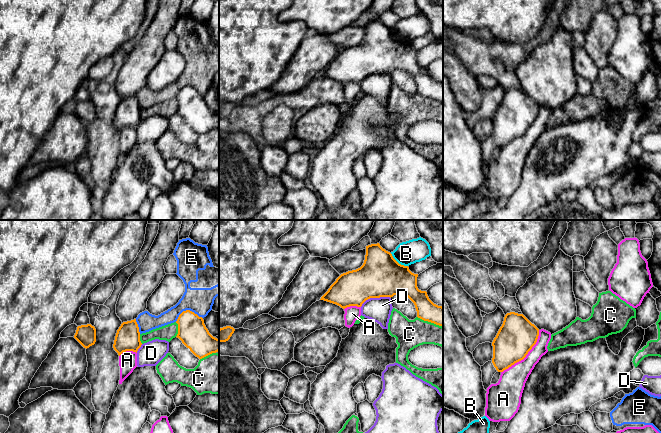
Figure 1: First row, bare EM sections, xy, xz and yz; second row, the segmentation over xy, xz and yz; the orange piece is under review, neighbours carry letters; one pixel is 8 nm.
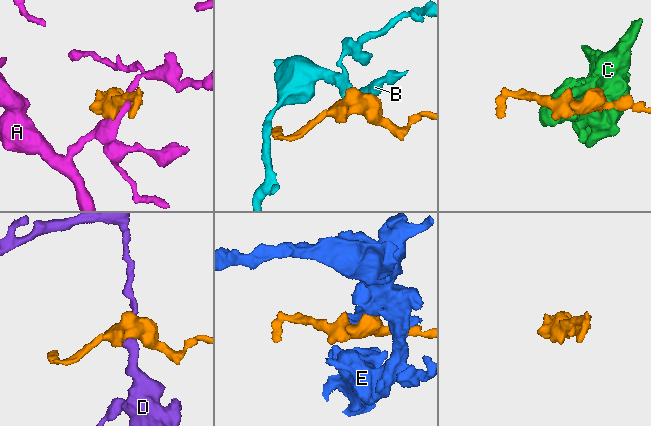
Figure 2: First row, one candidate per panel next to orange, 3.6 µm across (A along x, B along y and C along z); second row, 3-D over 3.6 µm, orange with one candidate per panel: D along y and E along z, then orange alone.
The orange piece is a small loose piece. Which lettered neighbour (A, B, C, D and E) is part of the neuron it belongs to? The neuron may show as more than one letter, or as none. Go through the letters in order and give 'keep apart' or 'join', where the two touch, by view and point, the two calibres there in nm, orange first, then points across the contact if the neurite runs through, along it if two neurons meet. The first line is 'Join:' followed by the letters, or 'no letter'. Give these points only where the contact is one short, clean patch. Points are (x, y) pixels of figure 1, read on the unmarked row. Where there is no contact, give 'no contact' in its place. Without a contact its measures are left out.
Join: no letter
A: keep apart; meets orange in yz at (526, 130); 300 nm thick on the orange side, 220 nm on the other; border along yz (539, 106), (537, 117), (528, 129), (501, 148)
B: keep apart; meets orange in xz at (397, 38); 340 nm thick on the orange side, 190 nm on the other; border along xz (390, 29), (399, 39), (407, 42)
C: keep apart; meets orange in xy at (178, 105); 220 nm thick on the orange side, 120 nm on the other
D: keep apart; meets orange in xz at (375, 73); 340 nm thick on the orange side, 190 nm on the other
E: keep apart; meets orange in xy at (187, 86); 220 nm thick on the orange side, 200 nm on the other

